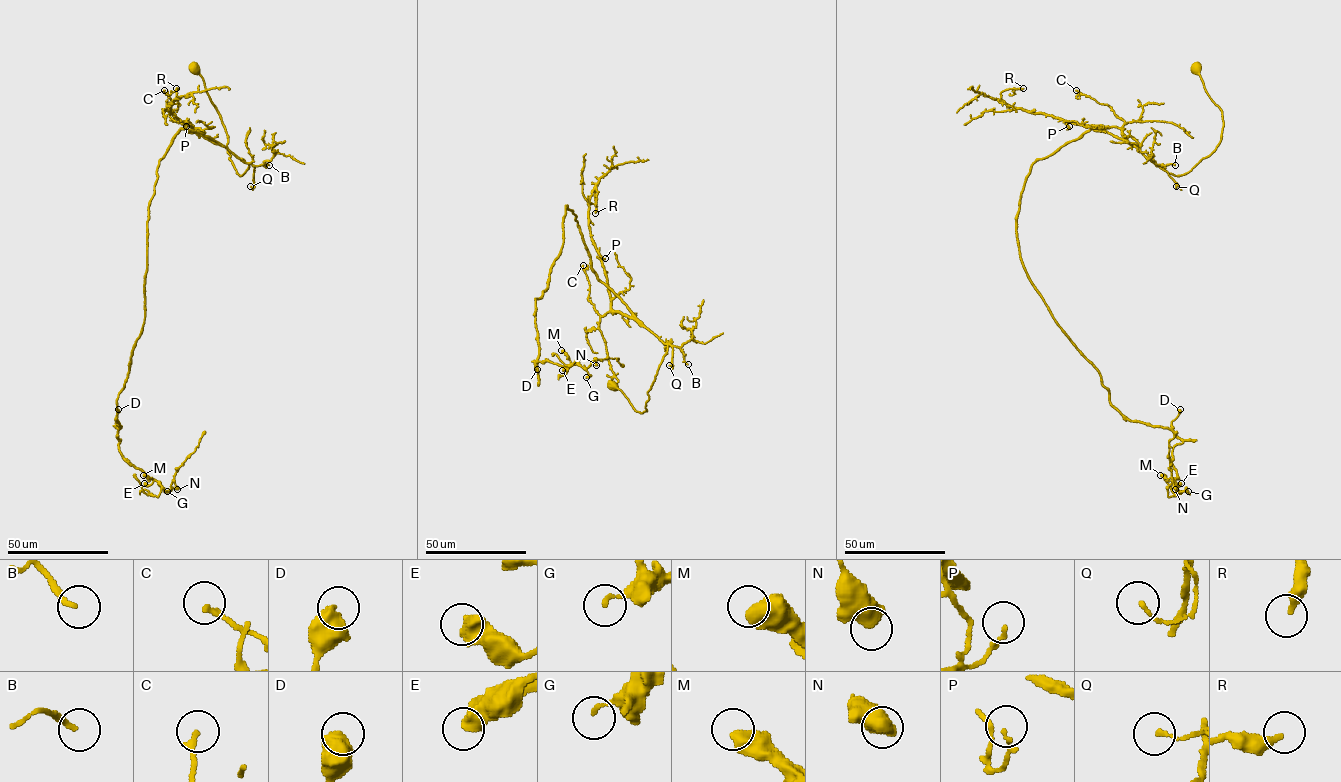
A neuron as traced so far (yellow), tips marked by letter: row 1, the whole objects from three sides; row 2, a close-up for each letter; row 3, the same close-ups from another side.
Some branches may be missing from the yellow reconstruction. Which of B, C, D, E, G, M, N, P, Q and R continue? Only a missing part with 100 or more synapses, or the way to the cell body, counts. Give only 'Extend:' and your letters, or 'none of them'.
Extend: none of them

